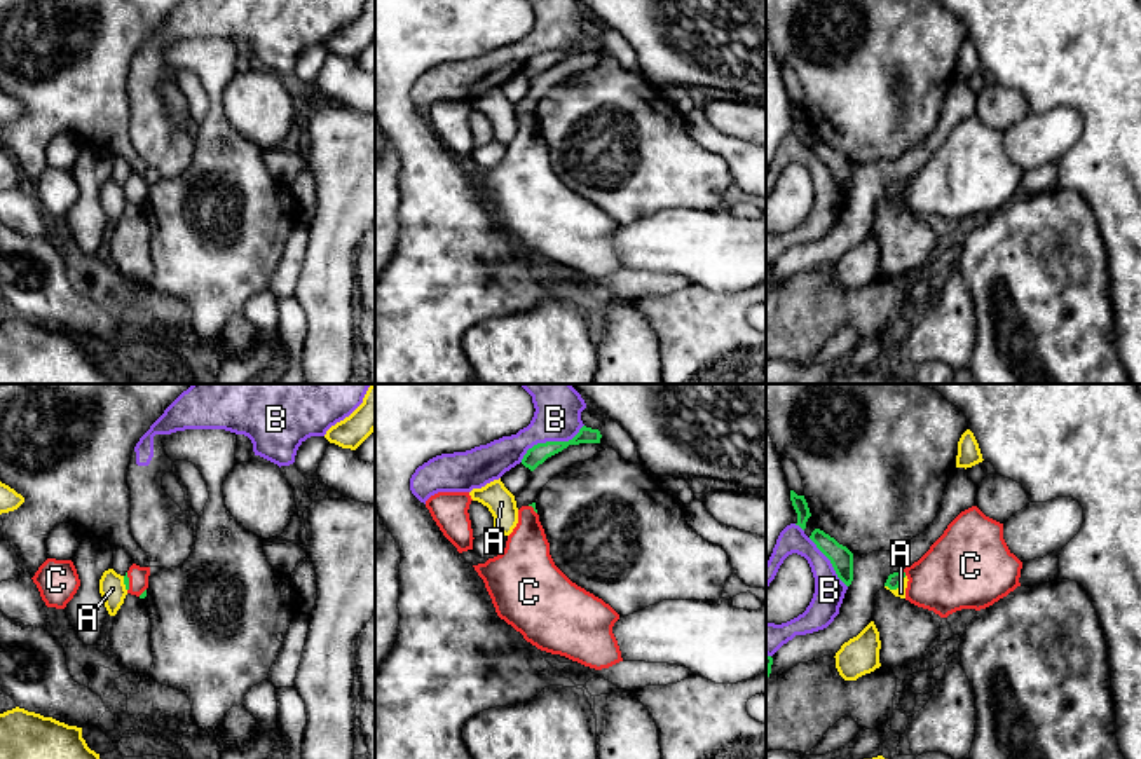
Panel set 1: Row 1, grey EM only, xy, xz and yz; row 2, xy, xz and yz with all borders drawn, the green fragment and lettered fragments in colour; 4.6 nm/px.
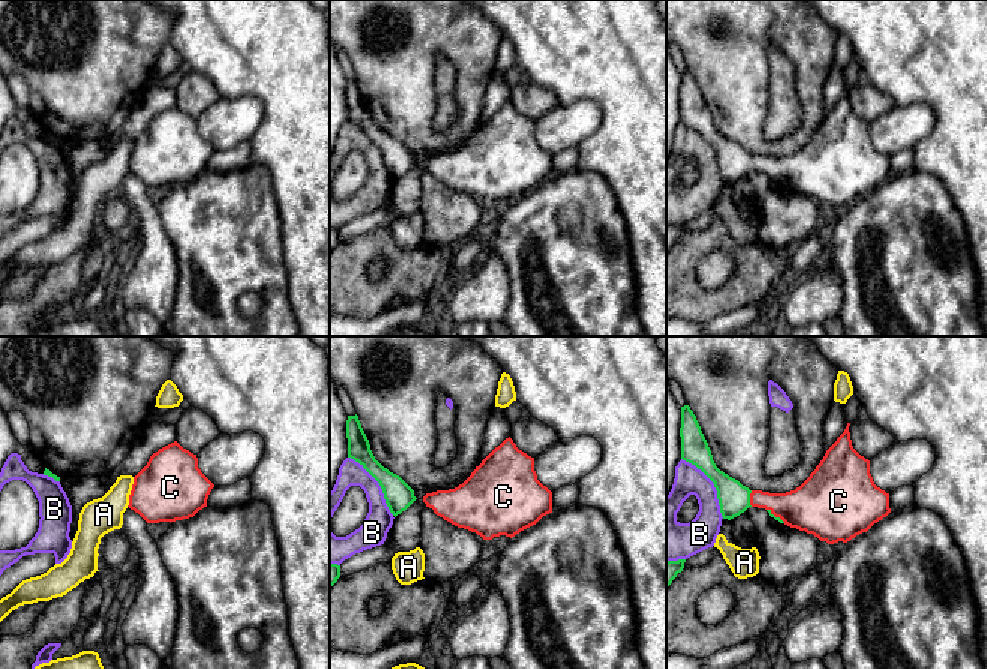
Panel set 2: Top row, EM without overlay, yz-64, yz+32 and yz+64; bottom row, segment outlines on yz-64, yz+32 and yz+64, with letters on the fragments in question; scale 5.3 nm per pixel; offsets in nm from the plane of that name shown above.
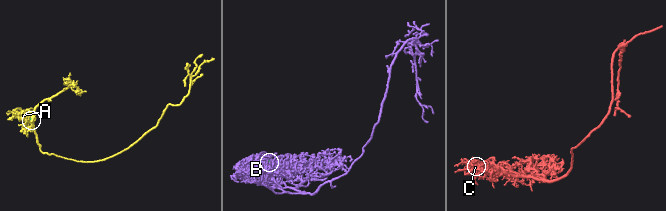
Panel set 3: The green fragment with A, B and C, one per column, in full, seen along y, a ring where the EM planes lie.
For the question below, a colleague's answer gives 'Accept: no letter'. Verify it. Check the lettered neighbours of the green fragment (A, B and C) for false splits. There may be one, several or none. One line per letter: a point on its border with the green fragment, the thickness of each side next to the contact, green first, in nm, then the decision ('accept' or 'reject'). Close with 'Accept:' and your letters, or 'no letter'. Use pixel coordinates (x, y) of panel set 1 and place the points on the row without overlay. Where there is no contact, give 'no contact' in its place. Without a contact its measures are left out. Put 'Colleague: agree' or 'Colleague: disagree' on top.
Colleague: disagree
A: contact yz (895, 198); calibres 70 and 50 nm; reject
B: contact xz (550, 51); calibres 90 and 220 nm; reject
C: contact yz (904, 182); calibres 70 and 340 nm; accept
Accept: C

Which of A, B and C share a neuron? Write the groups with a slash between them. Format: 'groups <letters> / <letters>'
groups A / B / C

